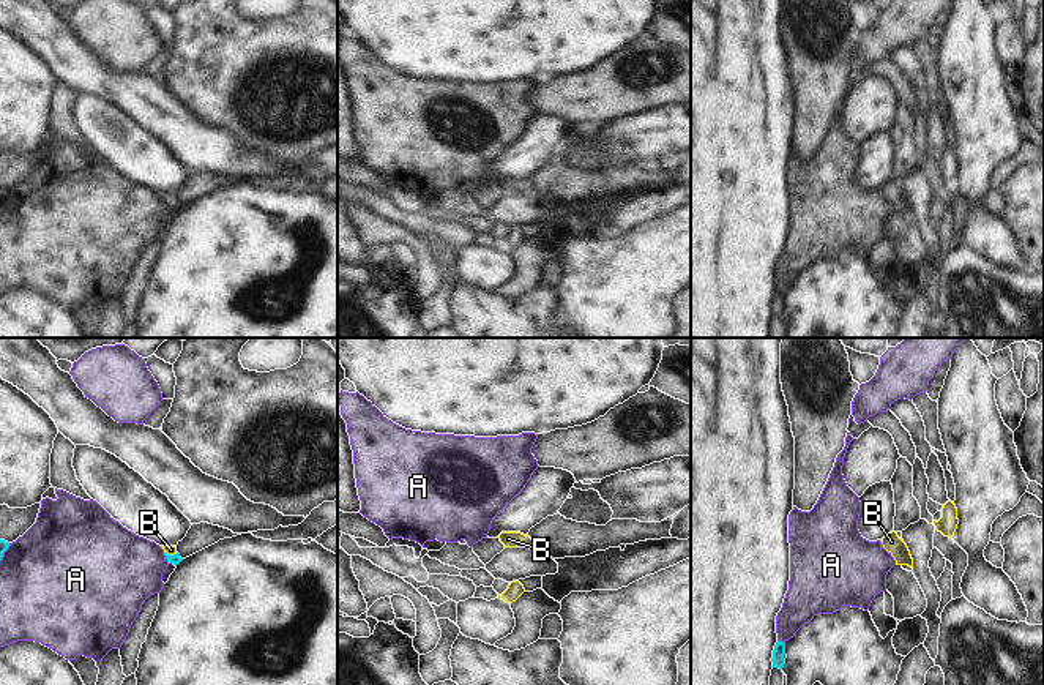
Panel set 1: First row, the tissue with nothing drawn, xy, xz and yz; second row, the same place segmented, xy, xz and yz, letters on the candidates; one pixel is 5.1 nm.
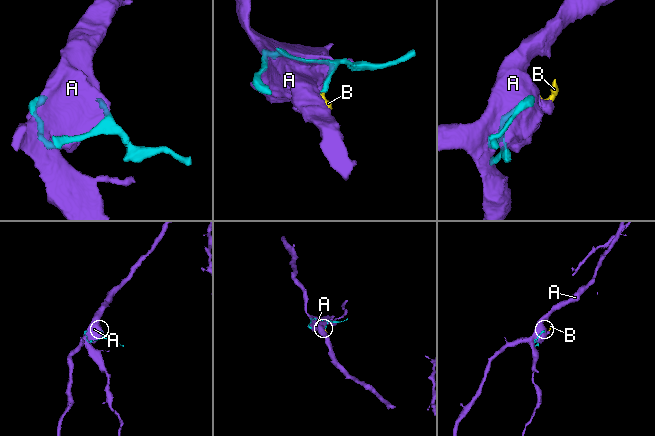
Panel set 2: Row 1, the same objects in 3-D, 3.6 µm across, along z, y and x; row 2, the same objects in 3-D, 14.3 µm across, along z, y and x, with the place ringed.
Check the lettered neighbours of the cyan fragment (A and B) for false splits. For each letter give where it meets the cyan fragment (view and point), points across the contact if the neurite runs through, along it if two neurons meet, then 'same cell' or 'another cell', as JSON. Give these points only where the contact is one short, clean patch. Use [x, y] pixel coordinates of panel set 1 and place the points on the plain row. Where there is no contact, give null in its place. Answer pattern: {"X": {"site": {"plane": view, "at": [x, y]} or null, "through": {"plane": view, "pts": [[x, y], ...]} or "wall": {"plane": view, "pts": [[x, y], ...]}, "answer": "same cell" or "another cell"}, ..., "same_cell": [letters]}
{"A": {"site": {"plane": "yz", "at": [779, 288]}, "answer": "another cell"}, "B": {"site": {"plane": "xy", "at": [171, 202]}, "through": {"plane": "xy", "pts": [[175, 205], [171, 202], [171, 196]]}, "answer": "same cell"}, "same_cell": ["B"]}

